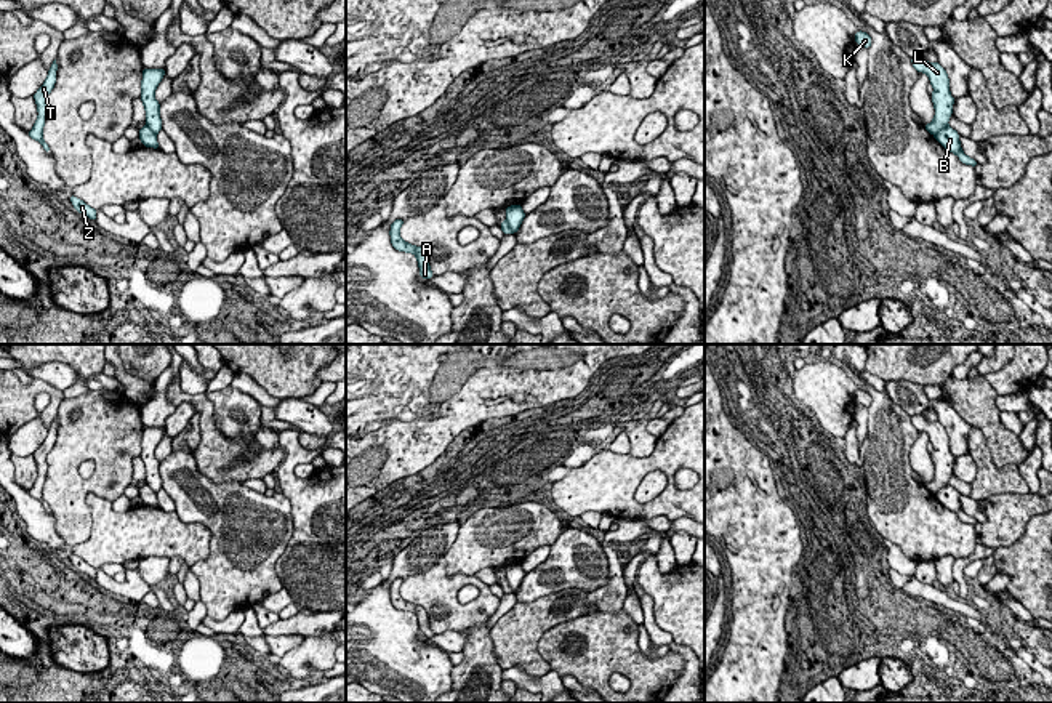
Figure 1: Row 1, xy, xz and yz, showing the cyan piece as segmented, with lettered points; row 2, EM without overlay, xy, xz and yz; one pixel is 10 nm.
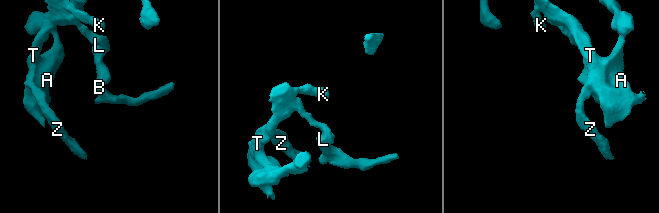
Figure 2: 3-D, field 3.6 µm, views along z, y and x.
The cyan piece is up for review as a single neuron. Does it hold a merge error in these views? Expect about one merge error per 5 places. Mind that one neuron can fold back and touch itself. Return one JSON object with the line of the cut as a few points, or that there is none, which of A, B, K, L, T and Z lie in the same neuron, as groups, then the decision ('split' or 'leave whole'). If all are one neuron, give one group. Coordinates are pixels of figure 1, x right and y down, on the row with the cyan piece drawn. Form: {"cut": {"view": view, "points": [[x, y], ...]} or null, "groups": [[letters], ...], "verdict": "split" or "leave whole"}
{"cut": {"view": "yz", "points": [[947, 125], [935, 136]]}, "groups": [["A", "K", "L", "T", "Z"], ["B"]], "verdict": "split"}

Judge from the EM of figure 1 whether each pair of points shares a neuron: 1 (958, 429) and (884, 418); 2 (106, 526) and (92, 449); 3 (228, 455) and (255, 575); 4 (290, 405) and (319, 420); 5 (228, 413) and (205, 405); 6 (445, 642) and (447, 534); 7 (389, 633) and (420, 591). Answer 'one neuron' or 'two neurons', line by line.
1: two neurons
2: two neurons
3: two neurons
4: one neuron
5: two neurons
6: two neurons
7: two neurons

